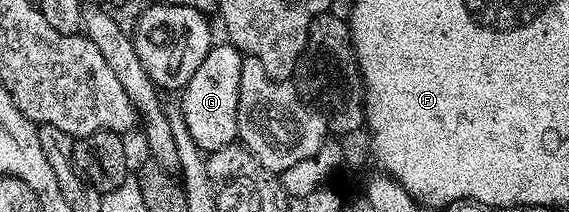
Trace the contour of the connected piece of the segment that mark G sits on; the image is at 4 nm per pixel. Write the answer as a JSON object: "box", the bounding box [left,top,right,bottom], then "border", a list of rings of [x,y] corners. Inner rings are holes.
{"box":[181,42,244,153],"border":[[[216,42],[212,46],[205,61],[201,61],[197,73],[189,77],[181,92],[183,120],[193,141],[205,153],[228,147],[230,143],[236,142],[239,133],[237,97],[241,93],[241,65],[244,54],[231,42],[222,42]]]}

